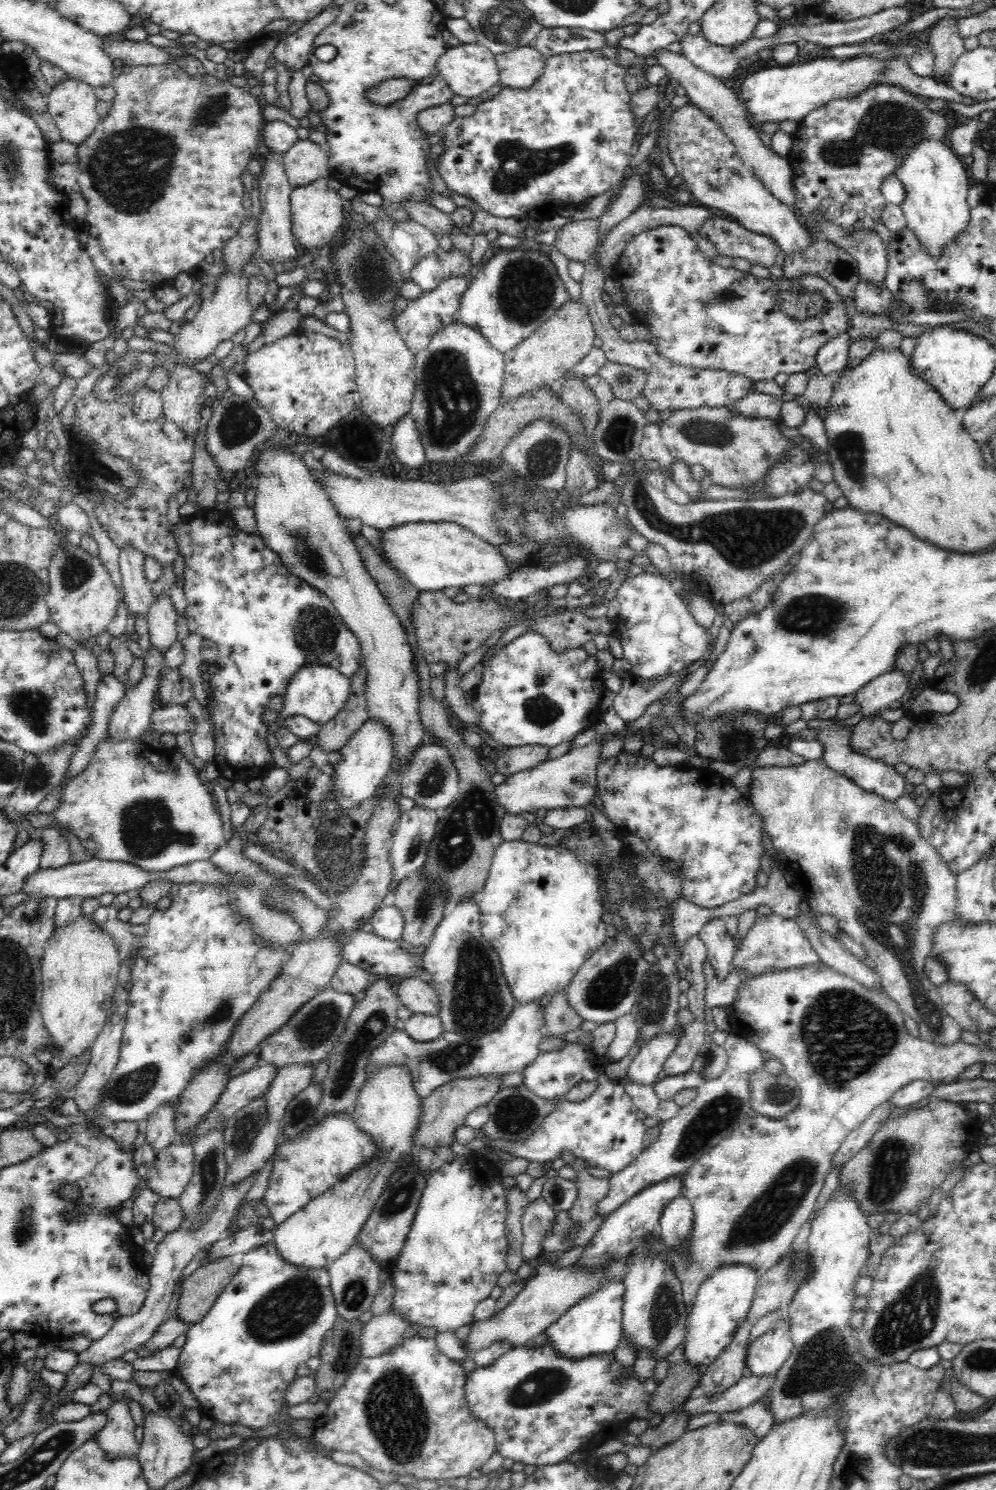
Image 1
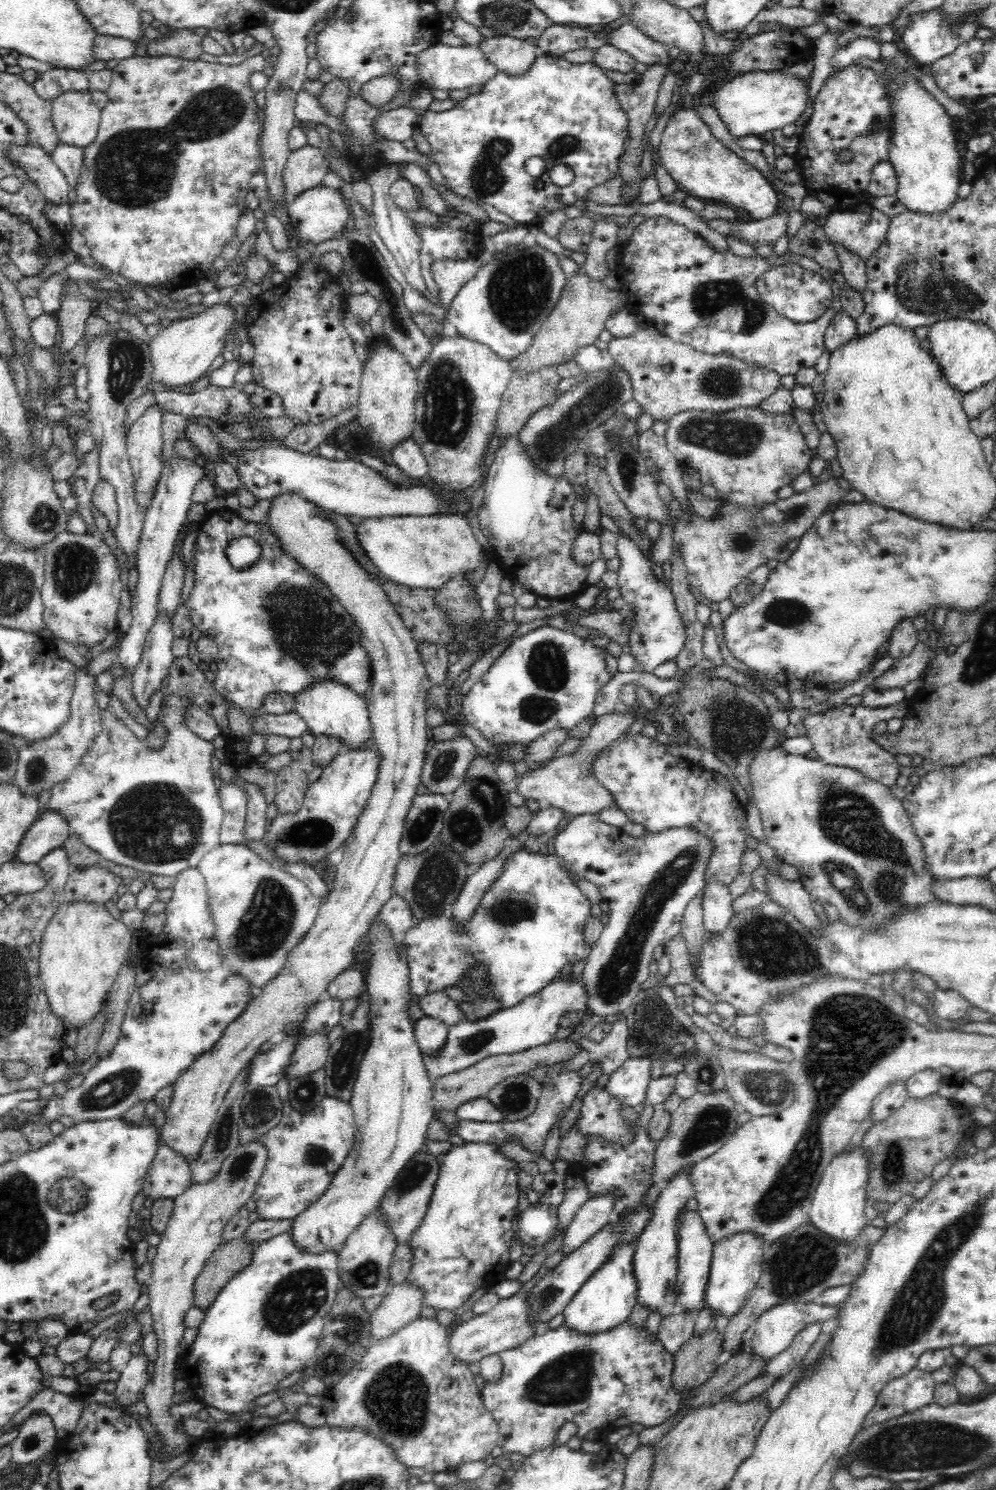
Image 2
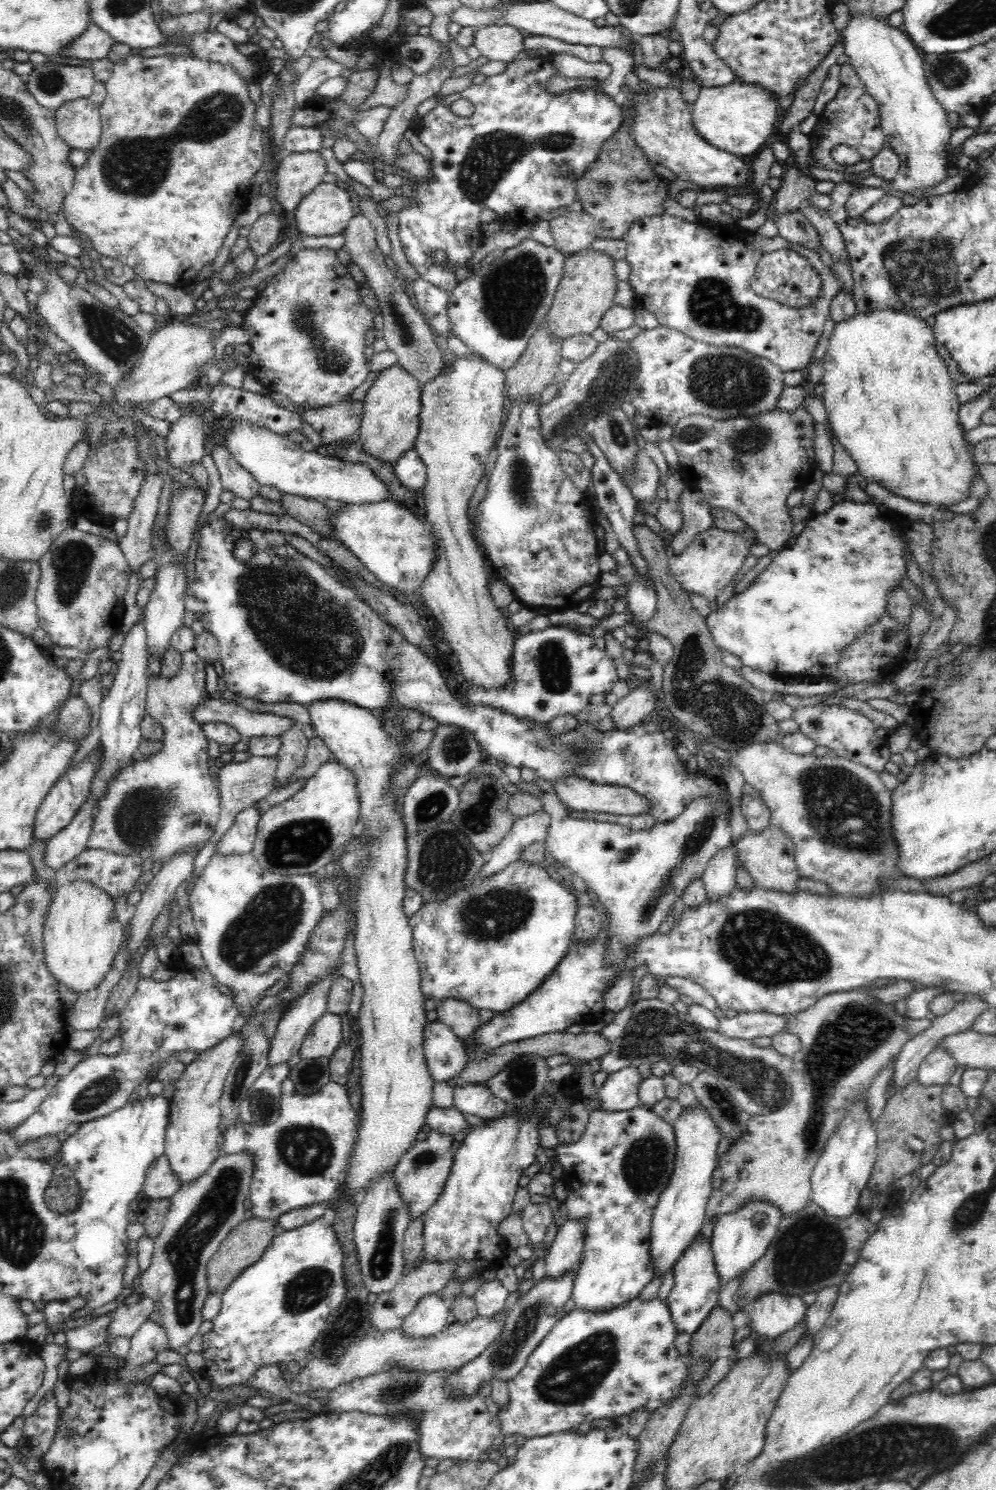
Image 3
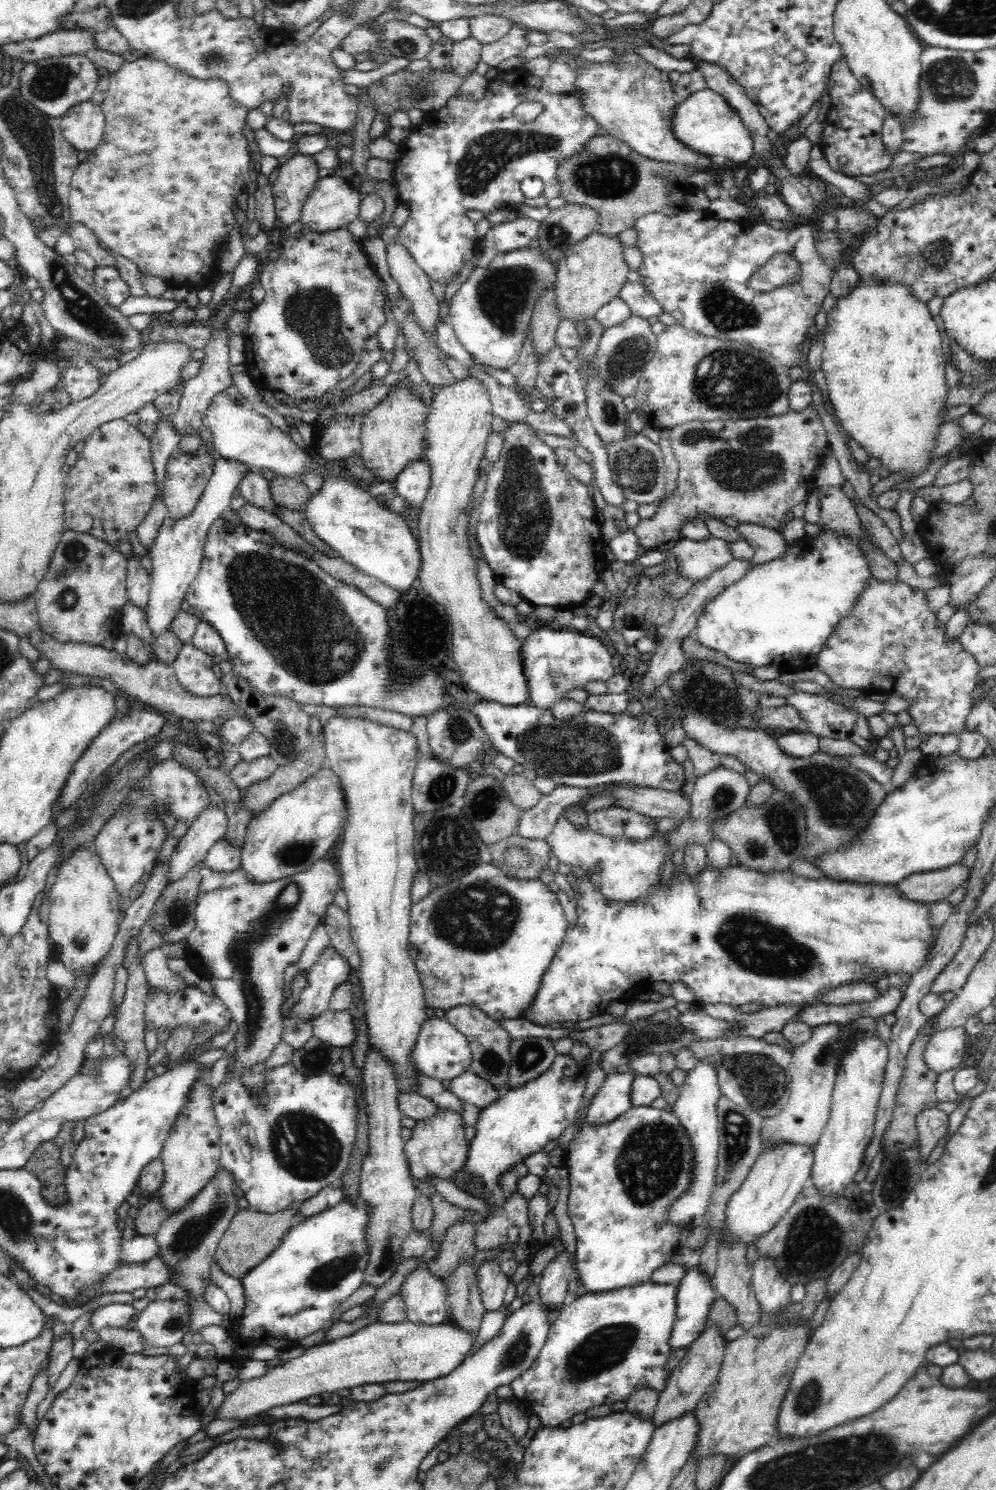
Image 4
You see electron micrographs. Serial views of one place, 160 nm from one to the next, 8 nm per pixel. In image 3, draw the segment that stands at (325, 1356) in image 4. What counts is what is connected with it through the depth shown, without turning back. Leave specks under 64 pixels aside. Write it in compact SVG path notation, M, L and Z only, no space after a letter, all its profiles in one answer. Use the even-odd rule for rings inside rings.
M510 1310L498 1312L494 1317L480 1317L471 1319L466 1323L457 1323L451 1321L450 1325L442 1333L434 1338L426 1340L413 1340L402 1335L400 1329L392 1332L379 1332L378 1329L372 1328L360 1342L352 1344L348 1352L338 1360L319 1360L310 1358L306 1368L296 1376L296 1380L289 1383L292 1393L302 1395L308 1390L318 1391L326 1389L333 1390L343 1383L350 1383L355 1379L362 1379L368 1375L382 1371L385 1366L404 1366L408 1371L444 1371L450 1369L460 1369L467 1362L474 1361L480 1357L494 1342L500 1338L500 1334L506 1328Z

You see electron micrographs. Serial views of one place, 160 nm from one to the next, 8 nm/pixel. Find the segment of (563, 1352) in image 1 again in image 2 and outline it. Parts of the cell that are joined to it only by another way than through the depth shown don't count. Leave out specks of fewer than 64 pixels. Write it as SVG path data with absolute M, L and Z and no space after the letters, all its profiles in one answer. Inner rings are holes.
M636 1241L622 1245L615 1255L610 1258L608 1264L602 1266L594 1273L578 1292L567 1302L563 1309L566 1329L578 1332L581 1336L594 1336L594 1334L606 1334L612 1332L616 1326L626 1324L634 1306L636 1305L636 1279L632 1271L632 1254L634 1254Z

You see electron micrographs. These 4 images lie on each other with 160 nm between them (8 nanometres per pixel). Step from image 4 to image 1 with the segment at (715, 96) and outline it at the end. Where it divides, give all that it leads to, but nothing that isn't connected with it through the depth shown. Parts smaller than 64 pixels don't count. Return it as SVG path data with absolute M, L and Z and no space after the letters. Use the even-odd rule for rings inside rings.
M888 51L880 56L872 54L854 54L848 58L815 58L799 65L786 65L760 69L751 73L742 84L741 99L748 109L750 119L754 125L760 127L763 122L782 122L782 120L796 120L799 122L814 109L826 106L830 101L857 97L872 85L887 84L898 86L923 98L939 98L962 104L976 104L977 102L962 96L948 83L936 80L933 76L918 77L910 68L909 58L902 55L889 56Z

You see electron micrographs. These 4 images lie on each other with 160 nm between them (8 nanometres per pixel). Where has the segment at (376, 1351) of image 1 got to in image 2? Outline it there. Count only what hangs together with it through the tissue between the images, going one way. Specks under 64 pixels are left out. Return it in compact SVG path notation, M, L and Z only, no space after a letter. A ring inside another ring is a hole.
M408 1283L396 1285L385 1294L380 1306L370 1314L371 1338L374 1342L392 1338L398 1330L414 1322L421 1312L422 1291Z

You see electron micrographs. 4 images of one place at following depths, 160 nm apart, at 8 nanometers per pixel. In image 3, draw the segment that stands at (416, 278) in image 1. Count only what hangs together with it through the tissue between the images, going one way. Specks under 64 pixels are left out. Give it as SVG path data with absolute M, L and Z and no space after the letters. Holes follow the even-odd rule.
M526 57L508 63L502 72L498 72L498 74L494 74L494 76L486 77L485 81L480 85L470 85L462 92L445 96L430 112L428 112L428 114L426 114L426 116L422 117L421 123L416 128L418 138L424 143L424 146L427 146L432 151L432 154L434 155L434 159L429 161L433 174L433 184L427 184L427 182L426 184L423 184L423 182L421 182L421 185L413 186L410 185L410 182L405 181L399 189L392 191L382 184L379 177L373 176L366 162L350 159L343 162L343 168L350 180L354 180L359 184L362 184L362 186L368 186L368 188L372 190L372 194L377 201L388 200L388 198L394 196L407 196L414 200L410 206L408 205L397 212L399 218L399 238L401 240L401 247L403 248L403 252L405 253L408 262L412 264L413 268L415 268L417 274L422 280L431 282L434 286L445 291L451 291L456 288L457 284L454 271L458 266L465 266L466 262L468 262L468 258L472 258L476 249L482 245L482 241L486 238L484 234L481 233L482 222L480 221L479 216L482 210L486 208L488 208L488 210L493 210L497 216L503 216L504 218L507 218L509 222L521 227L522 225L533 224L536 221L539 221L542 219L544 214L548 214L555 208L568 208L573 202L577 201L577 193L571 189L568 180L560 179L560 177L556 175L556 166L562 164L562 162L567 162L567 164L572 166L574 169L575 179L579 179L584 173L587 173L590 165L593 165L593 162L598 159L598 156L600 156L602 148L606 142L608 142L616 134L617 130L621 128L621 125L623 124L624 111L621 108L619 98L613 98L603 90L596 89L596 87L577 86L570 90L561 92L560 94L550 93L547 86L550 78L554 75L560 75L559 70L557 70L557 66L554 66L548 57ZM460 98L470 100L472 106L474 106L474 111L471 116L459 117L450 109L450 106ZM435 251L443 251L445 253L447 256L447 262L451 265L450 269L444 271L442 267L436 267L436 265L432 263L432 254Z

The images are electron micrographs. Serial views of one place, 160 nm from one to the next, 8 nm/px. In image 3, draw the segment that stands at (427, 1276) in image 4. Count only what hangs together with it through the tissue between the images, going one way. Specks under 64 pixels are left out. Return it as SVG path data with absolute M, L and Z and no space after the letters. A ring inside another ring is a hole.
M436 1294L422 1297L417 1304L414 1311L406 1316L400 1328L403 1338L404 1336L413 1340L434 1338L450 1325L452 1321L450 1307Z

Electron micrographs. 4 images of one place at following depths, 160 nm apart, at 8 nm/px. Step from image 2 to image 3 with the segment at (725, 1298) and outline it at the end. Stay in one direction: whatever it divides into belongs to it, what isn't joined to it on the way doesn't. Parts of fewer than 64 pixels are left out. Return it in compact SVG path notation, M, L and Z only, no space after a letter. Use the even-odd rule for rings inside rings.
M760 1202L746 1203L740 1210L723 1214L713 1221L711 1249L720 1286L734 1278L742 1277L760 1260L768 1250L782 1220L780 1209Z

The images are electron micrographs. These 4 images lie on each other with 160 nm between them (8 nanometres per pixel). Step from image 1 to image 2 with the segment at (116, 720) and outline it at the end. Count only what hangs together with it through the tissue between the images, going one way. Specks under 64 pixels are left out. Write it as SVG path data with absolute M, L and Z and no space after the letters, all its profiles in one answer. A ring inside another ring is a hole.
M158 615L144 642L140 662L130 676L132 693L142 713L146 713L151 697L161 690L162 681L175 659L171 651L174 640L171 620Z

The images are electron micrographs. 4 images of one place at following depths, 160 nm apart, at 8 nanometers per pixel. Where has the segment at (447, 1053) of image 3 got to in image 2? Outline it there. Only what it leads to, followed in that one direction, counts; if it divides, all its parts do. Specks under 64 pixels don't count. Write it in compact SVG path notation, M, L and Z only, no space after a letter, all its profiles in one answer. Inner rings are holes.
M428 1016L420 1017L412 1024L414 1039L421 1052L426 1054L436 1054L442 1048L442 1044L446 1042L448 1028L446 1023Z

